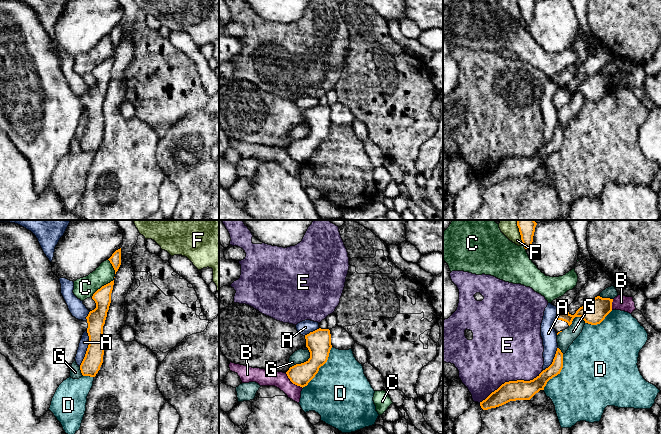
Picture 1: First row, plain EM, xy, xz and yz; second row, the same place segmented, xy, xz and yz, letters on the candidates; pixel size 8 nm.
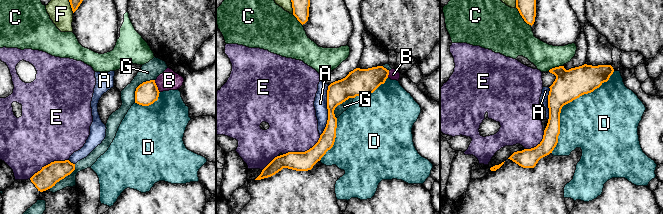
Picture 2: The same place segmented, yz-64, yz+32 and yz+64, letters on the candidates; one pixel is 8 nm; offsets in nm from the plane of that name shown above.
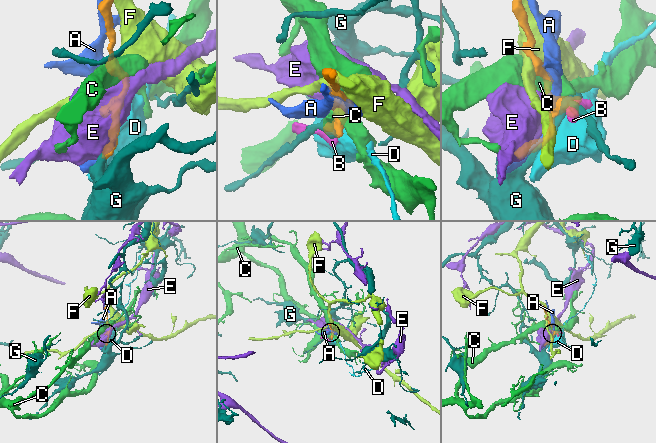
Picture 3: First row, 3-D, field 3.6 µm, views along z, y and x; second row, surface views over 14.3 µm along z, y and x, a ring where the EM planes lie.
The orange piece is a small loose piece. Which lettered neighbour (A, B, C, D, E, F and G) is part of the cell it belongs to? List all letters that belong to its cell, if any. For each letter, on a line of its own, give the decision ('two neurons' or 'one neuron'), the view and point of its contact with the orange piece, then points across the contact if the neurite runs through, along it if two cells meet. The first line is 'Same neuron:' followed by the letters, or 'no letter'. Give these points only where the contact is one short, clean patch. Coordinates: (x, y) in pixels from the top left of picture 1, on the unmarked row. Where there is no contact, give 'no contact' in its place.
Same neuron: no letter
A: two neurons; meets orange in xy at (87, 124)
B: two neurons; meets orange in xz at (293, 159); border along xz (285, 149), (293, 159), (302, 164)
C: two neurons; meets orange in xy at (102, 62)
D: two neurons; meets orange in xz at (319, 143)
E: two neurons; meets orange in yz at (510, 157)
F: two neurons; meets orange in yz at (520, 10)
G: two neurons; meets orange in xz at (304, 138)

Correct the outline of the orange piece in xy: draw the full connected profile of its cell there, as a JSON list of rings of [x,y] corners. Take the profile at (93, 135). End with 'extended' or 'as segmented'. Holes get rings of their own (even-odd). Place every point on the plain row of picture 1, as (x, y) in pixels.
[[[114,56],[102,62],[92,72],[96,84],[89,88],[86,93],[89,112],[89,121],[85,133],[80,141],[83,152],[95,153],[103,139],[104,117],[103,102],[111,79],[111,69]]] | as segmented

